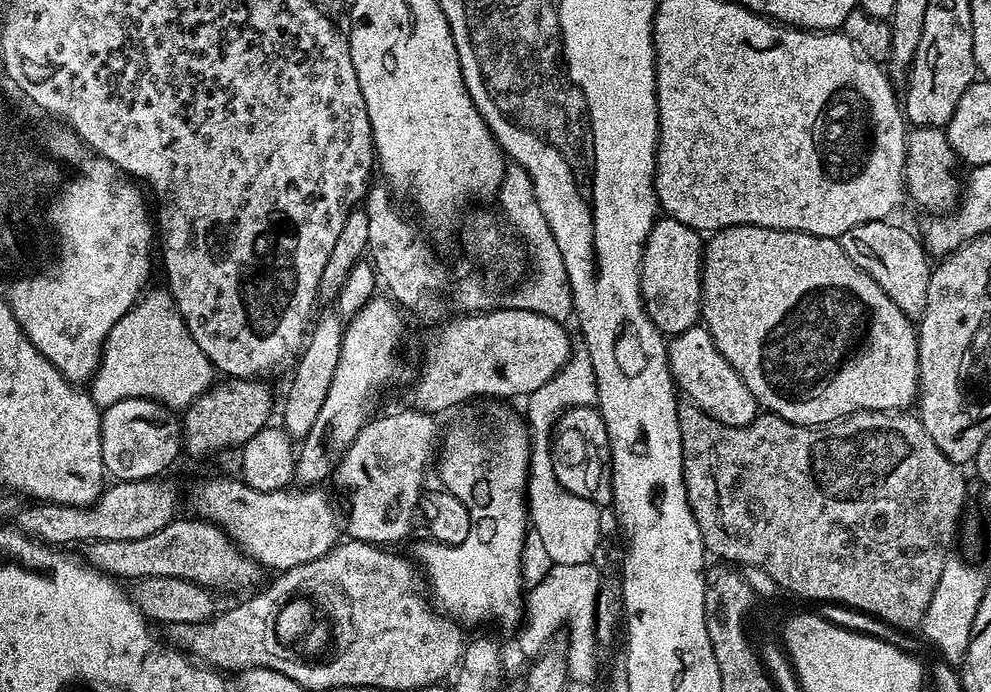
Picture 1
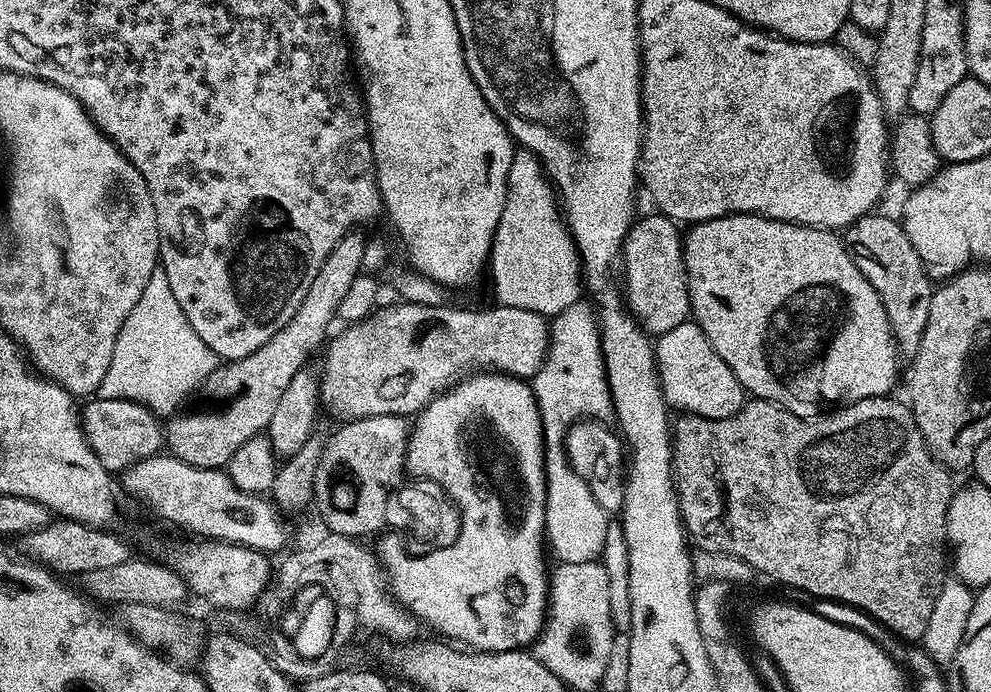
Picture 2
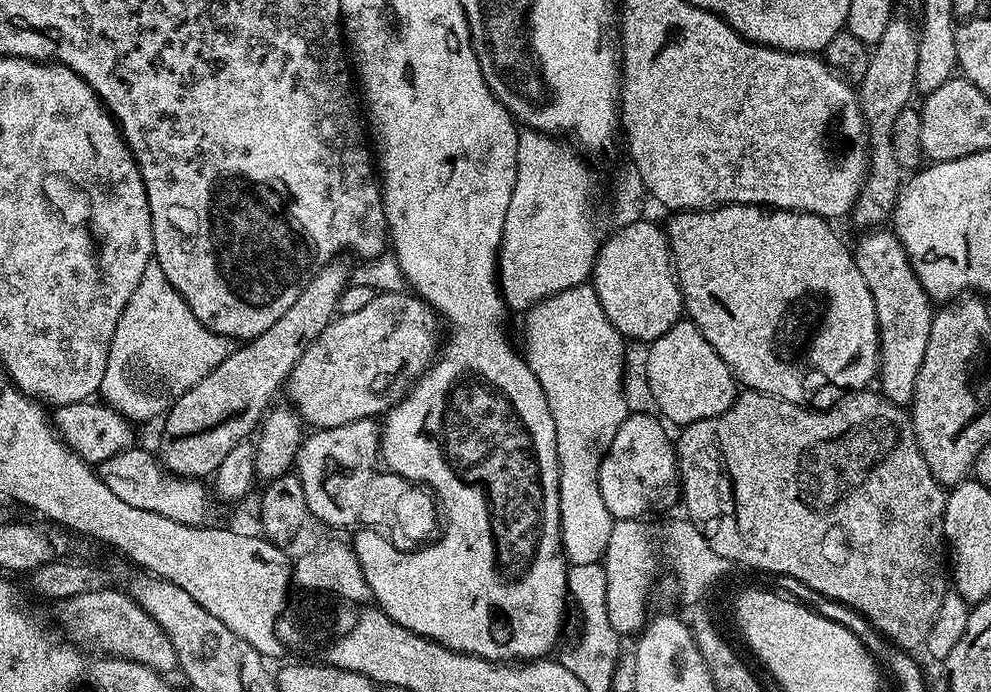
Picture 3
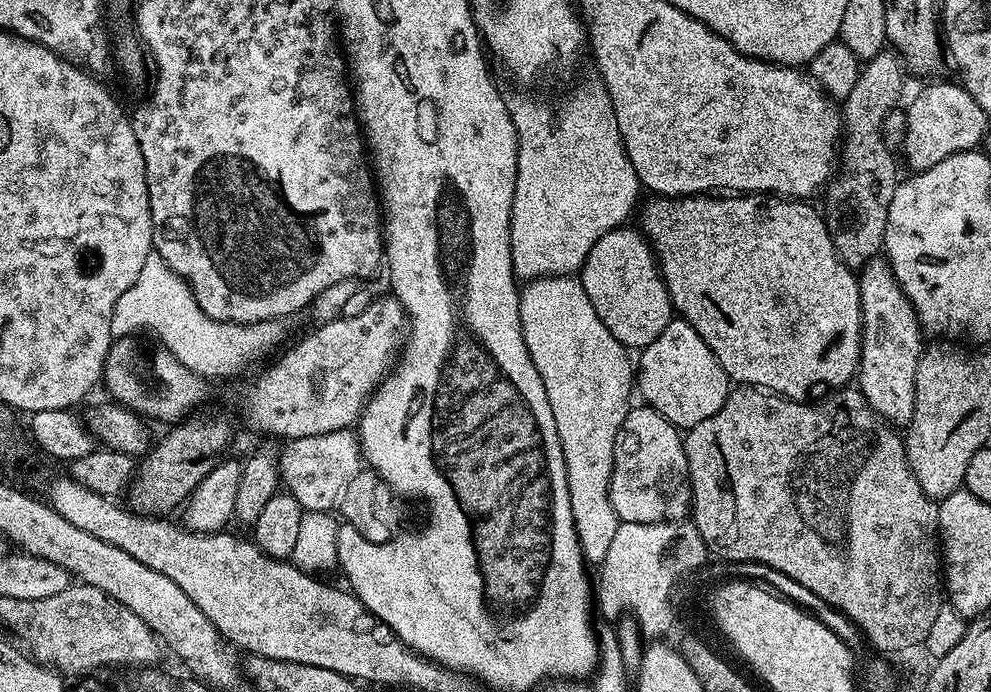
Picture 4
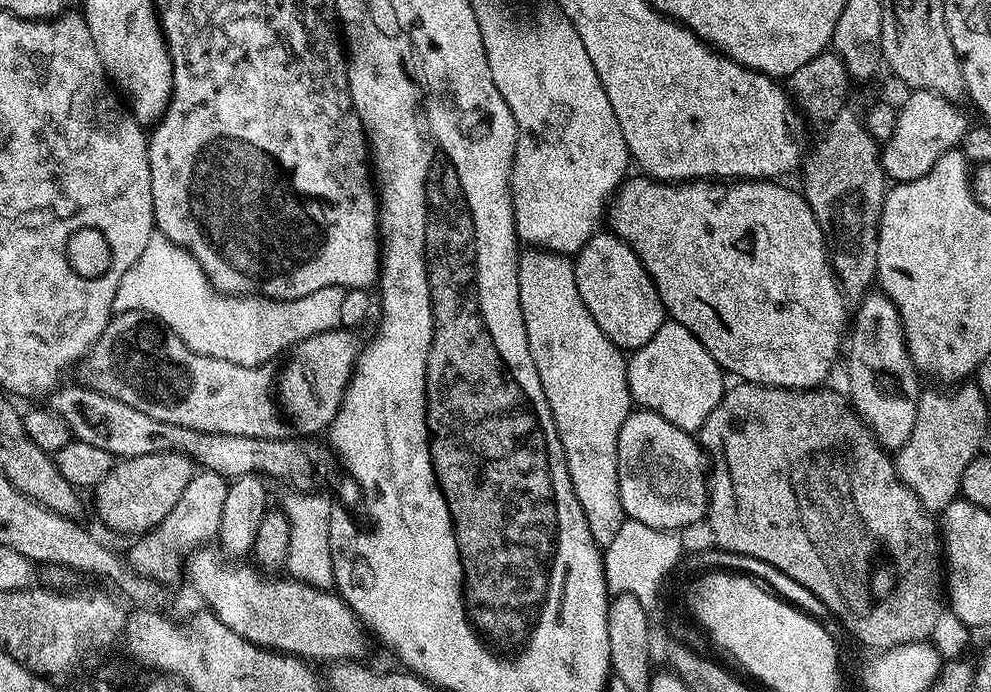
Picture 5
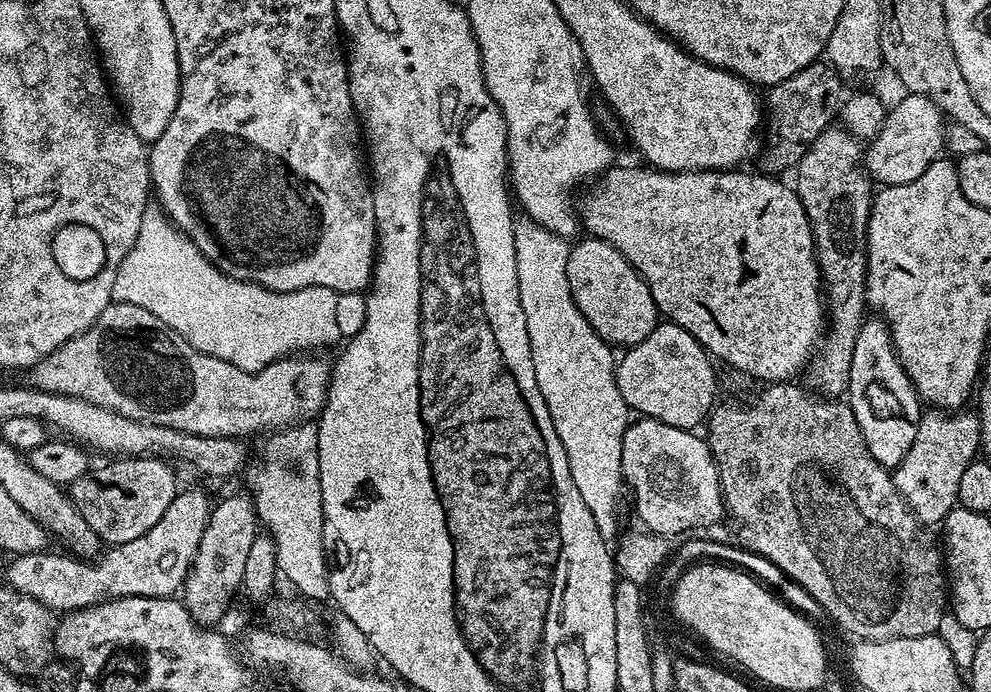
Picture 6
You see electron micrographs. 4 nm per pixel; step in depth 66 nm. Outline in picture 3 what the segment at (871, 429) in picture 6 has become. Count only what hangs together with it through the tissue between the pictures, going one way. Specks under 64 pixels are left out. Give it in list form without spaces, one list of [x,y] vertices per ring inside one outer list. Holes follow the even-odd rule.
[[[872,230],[854,248],[856,271],[862,274],[864,286],[870,290],[872,312],[878,318],[880,331],[879,391],[887,400],[901,406],[911,405],[916,392],[918,370],[926,342],[930,342],[930,326],[934,315],[933,301],[928,299],[908,261],[908,255],[896,233],[891,230]]]

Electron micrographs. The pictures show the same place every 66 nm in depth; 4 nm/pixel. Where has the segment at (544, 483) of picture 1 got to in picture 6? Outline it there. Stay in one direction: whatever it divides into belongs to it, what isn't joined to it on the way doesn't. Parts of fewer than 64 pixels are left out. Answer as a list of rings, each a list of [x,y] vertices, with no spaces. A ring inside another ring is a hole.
[[[521,215],[516,220],[514,226],[514,258],[518,258],[518,294],[520,295],[520,305],[522,314],[526,314],[526,334],[530,338],[530,354],[534,362],[534,378],[538,378],[538,390],[542,390],[542,398],[546,398],[546,410],[550,410],[550,418],[554,422],[554,430],[558,430],[558,438],[562,442],[562,450],[566,450],[566,462],[570,462],[570,478],[574,478],[574,486],[578,486],[578,494],[582,494],[582,502],[586,502],[586,510],[594,514],[594,526],[598,526],[598,534],[606,541],[613,539],[616,532],[616,511],[620,508],[620,488],[625,485],[624,471],[622,470],[622,438],[626,434],[630,423],[630,410],[618,390],[616,381],[617,357],[612,357],[613,345],[607,340],[603,340],[586,322],[582,310],[578,308],[574,300],[574,294],[570,290],[570,278],[568,277],[568,253],[570,244],[565,237],[559,236],[546,226],[542,226],[538,221],[534,221],[528,215]]]

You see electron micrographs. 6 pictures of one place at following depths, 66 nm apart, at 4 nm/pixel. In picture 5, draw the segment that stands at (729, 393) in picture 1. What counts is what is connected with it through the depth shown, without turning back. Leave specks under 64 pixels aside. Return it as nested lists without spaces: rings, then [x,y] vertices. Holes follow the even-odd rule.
[[[669,319],[646,346],[635,349],[627,357],[627,362],[633,401],[684,432],[699,433],[726,391],[725,369],[712,357],[710,350],[706,350],[703,342],[678,320]]]

